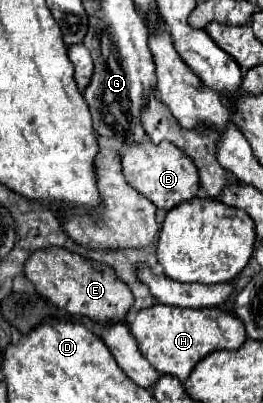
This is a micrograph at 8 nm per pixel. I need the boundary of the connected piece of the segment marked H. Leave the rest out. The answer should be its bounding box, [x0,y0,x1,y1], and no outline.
[131,305,247,381]

